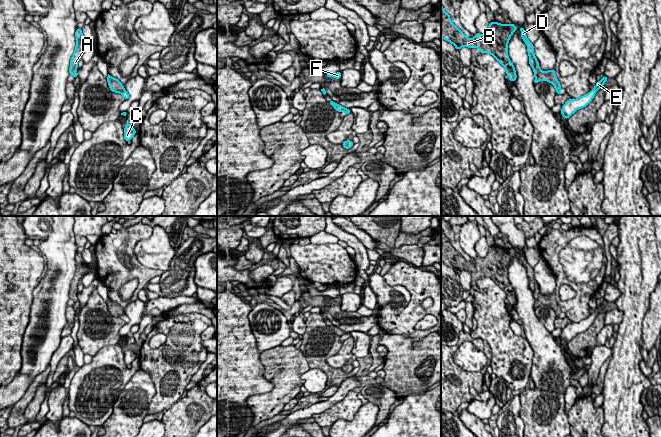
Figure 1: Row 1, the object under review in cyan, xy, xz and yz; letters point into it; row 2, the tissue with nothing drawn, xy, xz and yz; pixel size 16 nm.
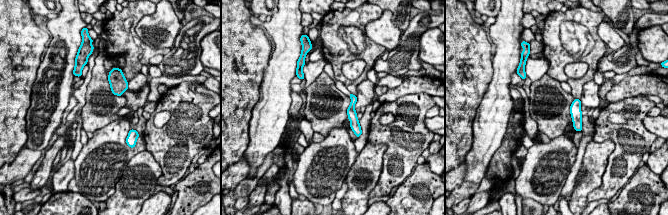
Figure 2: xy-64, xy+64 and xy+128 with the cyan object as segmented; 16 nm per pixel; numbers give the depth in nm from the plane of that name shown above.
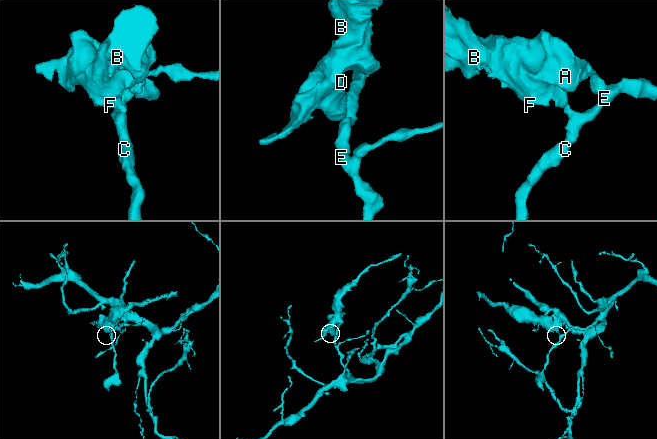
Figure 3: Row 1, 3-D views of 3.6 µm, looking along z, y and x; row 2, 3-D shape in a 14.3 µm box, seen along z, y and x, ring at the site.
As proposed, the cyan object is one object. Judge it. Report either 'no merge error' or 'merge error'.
merge error

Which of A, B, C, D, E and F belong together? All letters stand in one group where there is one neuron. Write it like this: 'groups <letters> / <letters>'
groups A B D F / C E

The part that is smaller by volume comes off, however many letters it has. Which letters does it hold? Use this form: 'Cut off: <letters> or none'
Cut off: A, B, D, F

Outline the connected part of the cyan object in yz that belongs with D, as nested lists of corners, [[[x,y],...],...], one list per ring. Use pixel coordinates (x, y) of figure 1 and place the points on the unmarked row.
[[[519,251],[521,254],[521,261],[527,269],[527,276],[529,279],[529,288],[533,292],[535,304],[534,308],[537,308],[539,305],[544,304],[550,306],[558,317],[561,313],[560,306],[557,304],[555,294],[542,295],[539,291],[539,286],[534,278],[534,269],[528,264],[525,253]]]

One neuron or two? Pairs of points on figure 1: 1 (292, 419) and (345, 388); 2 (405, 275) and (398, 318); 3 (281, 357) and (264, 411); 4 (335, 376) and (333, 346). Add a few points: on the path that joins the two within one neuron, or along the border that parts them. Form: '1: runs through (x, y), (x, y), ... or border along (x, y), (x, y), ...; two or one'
1: runs through (305, 413), (332, 400); one
2: runs through (415, 286), (415, 304), (409, 310); one
3: runs through (283, 370), (283, 392), (277, 398); one
4: runs through (328, 369), (323, 364), (323, 358), (327, 353); one

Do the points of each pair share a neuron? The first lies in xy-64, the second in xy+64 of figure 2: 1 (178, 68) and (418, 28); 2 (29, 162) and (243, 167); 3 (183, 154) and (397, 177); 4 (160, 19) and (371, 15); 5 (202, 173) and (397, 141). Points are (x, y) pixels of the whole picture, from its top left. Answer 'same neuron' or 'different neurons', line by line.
1: same neuron
2: same neuron
3: same neuron
4: different neurons
5: different neurons

